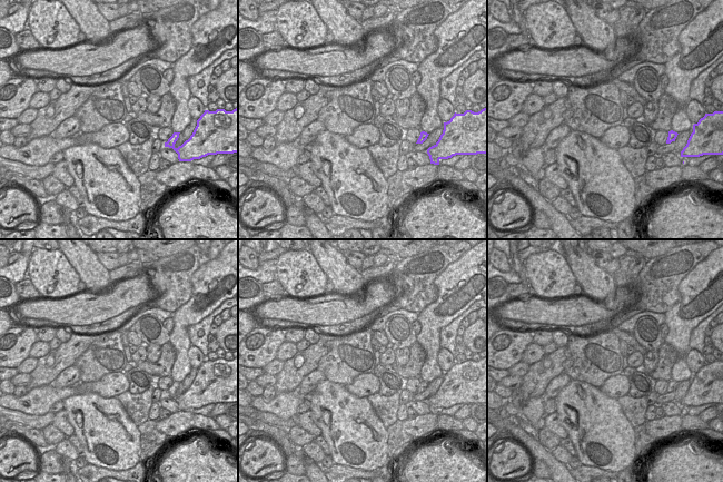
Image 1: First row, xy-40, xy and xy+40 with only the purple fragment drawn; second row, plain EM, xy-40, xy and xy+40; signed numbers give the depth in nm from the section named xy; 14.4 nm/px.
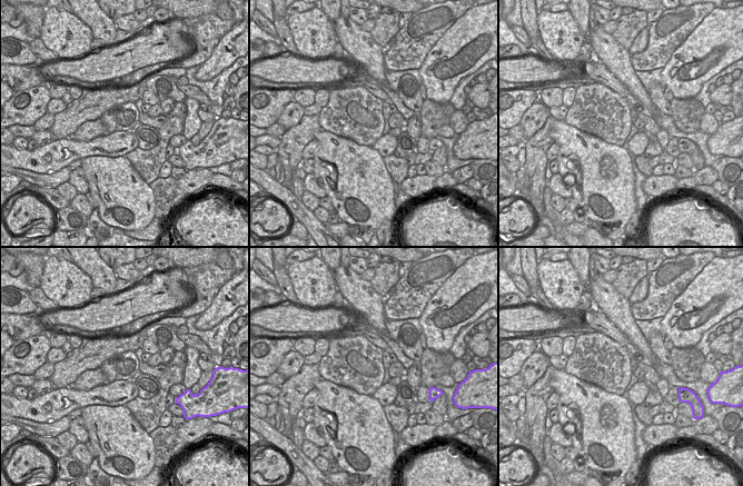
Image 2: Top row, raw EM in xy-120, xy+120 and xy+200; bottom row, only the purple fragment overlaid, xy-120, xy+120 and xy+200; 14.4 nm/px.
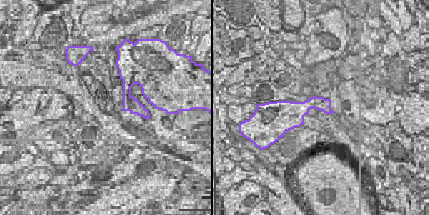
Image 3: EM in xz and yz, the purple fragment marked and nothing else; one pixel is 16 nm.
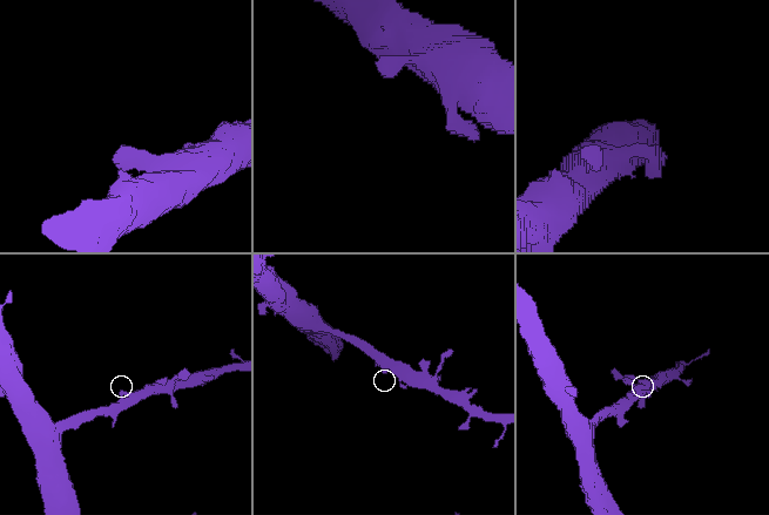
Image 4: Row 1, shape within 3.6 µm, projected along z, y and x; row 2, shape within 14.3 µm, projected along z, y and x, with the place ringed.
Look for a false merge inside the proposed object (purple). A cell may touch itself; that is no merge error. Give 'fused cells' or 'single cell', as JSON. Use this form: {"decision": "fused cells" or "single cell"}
{"decision": "single cell"}

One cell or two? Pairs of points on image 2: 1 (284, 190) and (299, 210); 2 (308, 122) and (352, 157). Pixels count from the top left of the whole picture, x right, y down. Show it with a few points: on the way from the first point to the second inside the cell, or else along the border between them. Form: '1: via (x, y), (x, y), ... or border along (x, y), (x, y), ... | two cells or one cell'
1: via (285, 195), (295, 206) | one cell
2: border along (322, 129), (313, 138) | two cells

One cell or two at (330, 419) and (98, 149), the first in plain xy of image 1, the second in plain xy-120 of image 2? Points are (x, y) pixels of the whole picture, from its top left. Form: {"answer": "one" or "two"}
{"answer": "two"}

